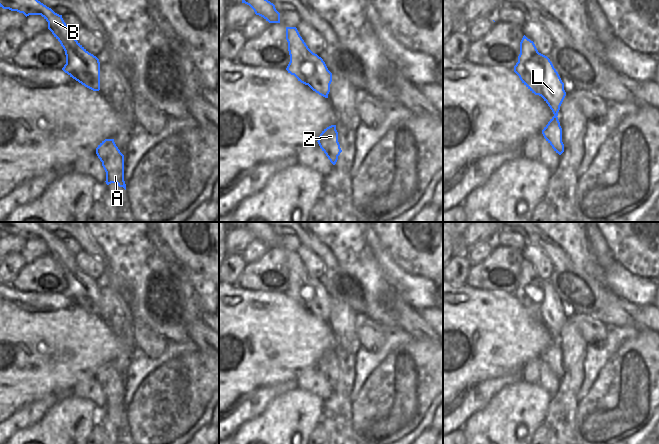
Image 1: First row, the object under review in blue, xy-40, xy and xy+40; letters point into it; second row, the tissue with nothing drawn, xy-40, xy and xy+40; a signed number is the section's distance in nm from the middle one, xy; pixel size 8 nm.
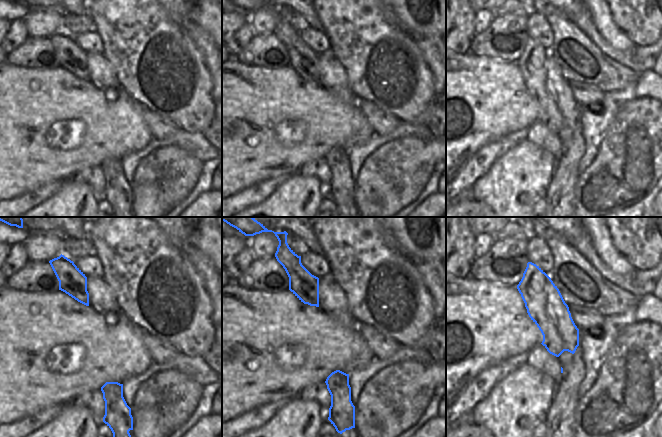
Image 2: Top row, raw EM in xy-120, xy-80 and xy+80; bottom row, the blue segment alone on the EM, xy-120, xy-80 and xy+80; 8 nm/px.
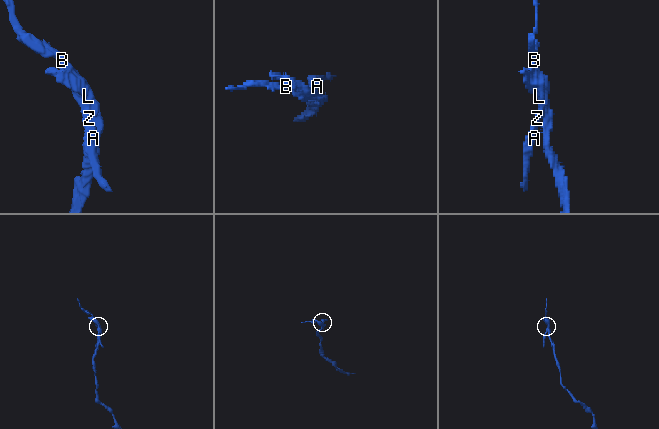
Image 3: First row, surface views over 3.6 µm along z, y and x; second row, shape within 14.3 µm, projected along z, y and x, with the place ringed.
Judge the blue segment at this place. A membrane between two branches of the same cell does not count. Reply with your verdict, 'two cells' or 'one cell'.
two cells

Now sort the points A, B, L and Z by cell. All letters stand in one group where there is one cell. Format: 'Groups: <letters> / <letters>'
Groups: A Z / B L

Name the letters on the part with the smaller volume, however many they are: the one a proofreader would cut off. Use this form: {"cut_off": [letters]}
{"cut_off": ["A", "Z"]}

